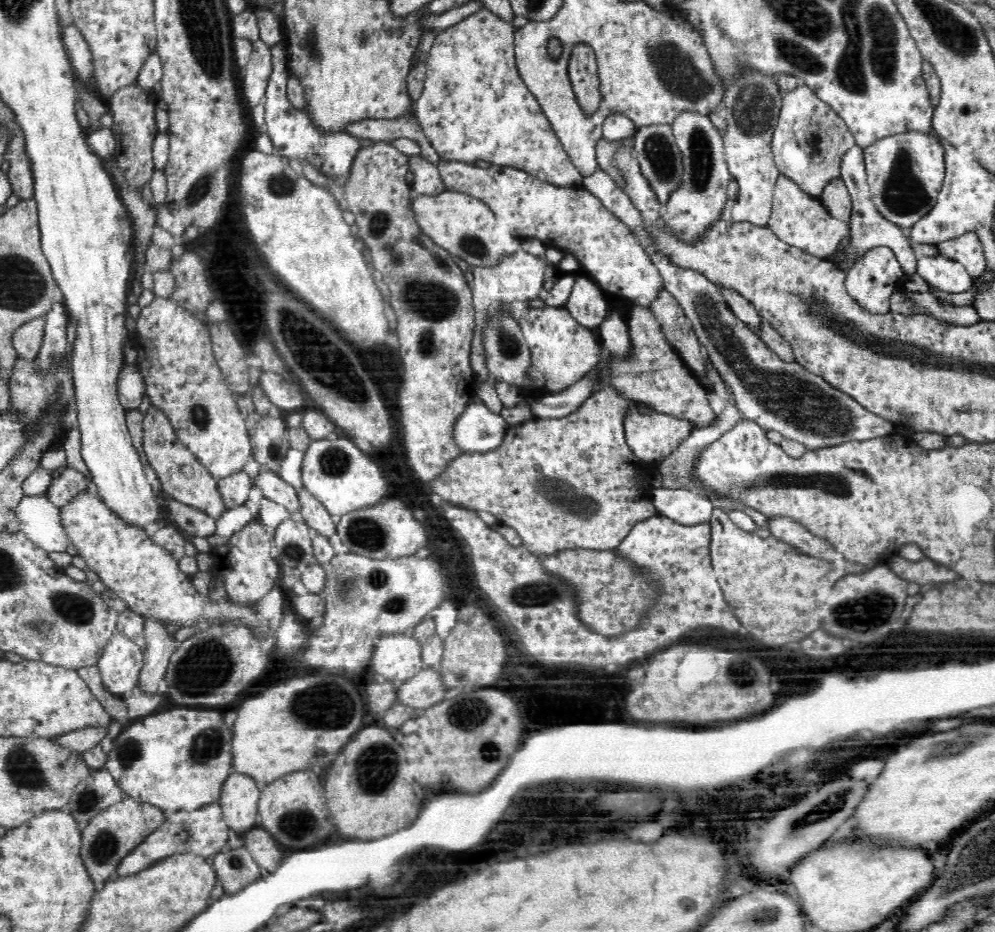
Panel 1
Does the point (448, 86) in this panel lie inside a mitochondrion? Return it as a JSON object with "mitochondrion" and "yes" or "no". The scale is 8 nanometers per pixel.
{"mitochondrion":"yes"}

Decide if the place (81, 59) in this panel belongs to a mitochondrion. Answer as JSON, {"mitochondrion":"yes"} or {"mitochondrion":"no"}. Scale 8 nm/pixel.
{"mitochondrion":"no"}

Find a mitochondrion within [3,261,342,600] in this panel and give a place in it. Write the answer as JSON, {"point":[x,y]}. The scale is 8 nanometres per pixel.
{"point":[53,404]}

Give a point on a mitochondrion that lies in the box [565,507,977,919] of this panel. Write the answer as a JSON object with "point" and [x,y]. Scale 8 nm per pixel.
{"point":[867,614]}

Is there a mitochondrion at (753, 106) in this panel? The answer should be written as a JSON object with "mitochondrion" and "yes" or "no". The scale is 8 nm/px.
{"mitochondrion":"yes"}

